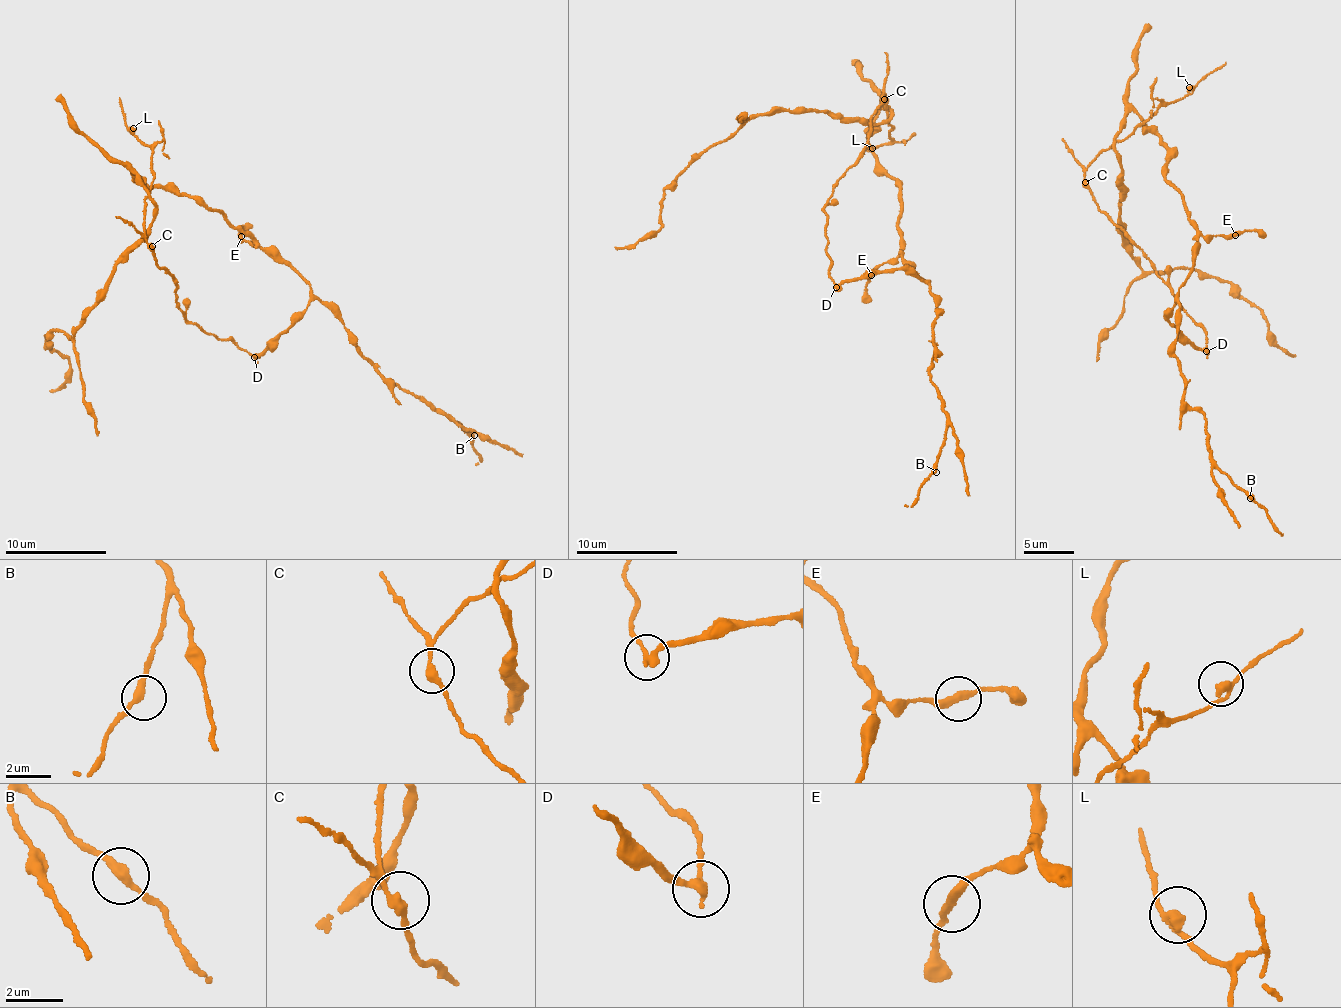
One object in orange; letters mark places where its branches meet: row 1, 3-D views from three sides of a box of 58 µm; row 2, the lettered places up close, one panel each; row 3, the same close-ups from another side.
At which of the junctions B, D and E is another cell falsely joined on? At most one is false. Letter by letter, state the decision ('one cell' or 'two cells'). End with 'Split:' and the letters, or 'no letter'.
B: one cell
D: two cells
E: one cell
Split: D

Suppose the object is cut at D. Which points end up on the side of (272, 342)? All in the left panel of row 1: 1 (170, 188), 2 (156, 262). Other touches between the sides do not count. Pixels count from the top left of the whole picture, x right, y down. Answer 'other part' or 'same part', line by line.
1: same part
2: other part

